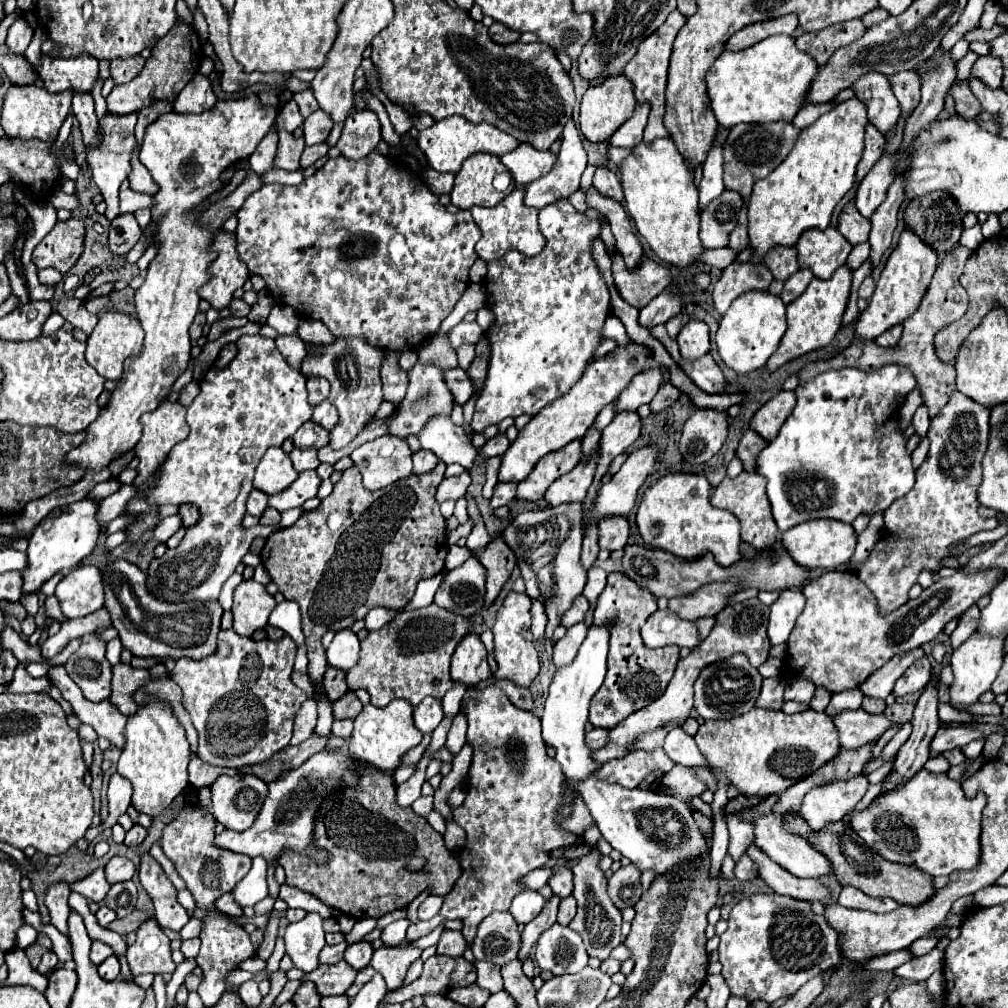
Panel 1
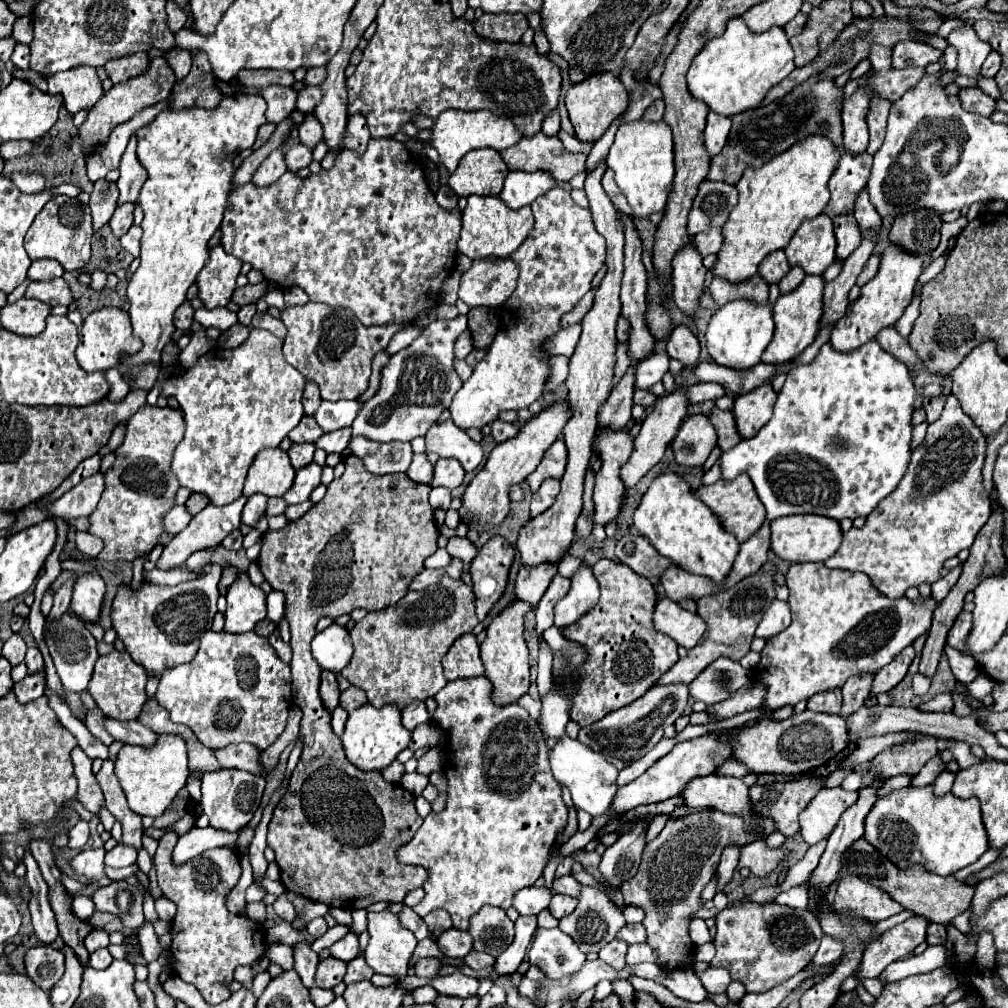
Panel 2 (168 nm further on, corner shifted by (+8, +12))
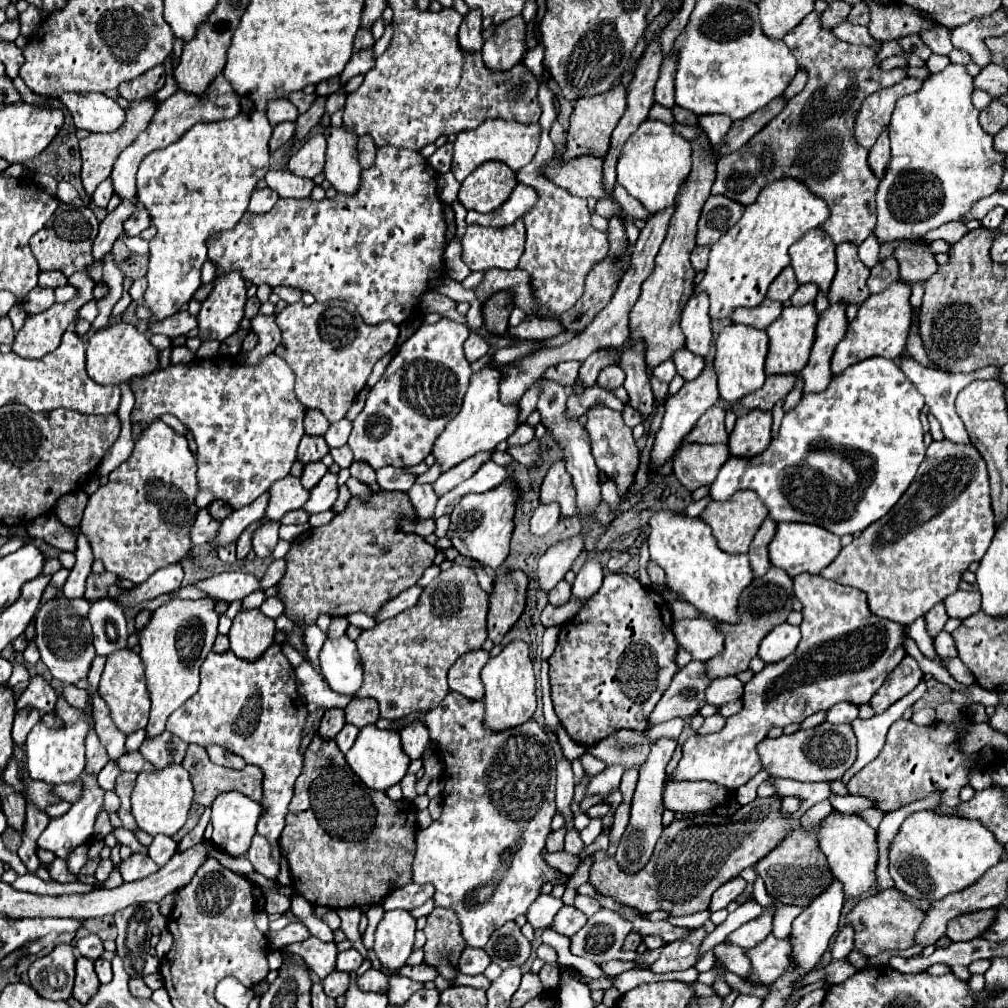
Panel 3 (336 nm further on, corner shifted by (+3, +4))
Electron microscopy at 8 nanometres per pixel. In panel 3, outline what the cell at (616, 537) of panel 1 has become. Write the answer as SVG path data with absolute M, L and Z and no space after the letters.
M603 405L589 407L585 419L587 419L585 429L591 437L591 449L593 449L597 469L603 471L609 479L613 479L617 483L619 495L623 497L627 493L627 489L633 485L635 473L637 473L637 467L639 467L639 449L635 445L631 429L623 423L621 413L617 413L613 409L607 409Z

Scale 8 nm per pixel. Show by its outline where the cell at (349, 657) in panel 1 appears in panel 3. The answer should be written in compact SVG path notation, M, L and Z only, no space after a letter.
M347 635L327 639L321 649L319 661L321 673L329 687L341 695L355 697L357 689L363 683L363 669L355 641L351 641Z

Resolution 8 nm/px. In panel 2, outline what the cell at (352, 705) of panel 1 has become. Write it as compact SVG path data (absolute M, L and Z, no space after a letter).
M352 685L352 687L348 687L346 691L340 693L340 707L346 709L348 713L354 711L354 709L358 709L364 703L366 703L366 693L360 687Z

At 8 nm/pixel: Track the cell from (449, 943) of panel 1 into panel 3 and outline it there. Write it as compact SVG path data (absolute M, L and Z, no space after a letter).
M465 947L459 961L459 971L465 975L479 975L491 965L491 957L483 949Z

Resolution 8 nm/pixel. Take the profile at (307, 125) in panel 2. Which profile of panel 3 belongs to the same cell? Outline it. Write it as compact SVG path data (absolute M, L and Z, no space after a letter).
M323 135L311 137L291 159L289 159L289 171L297 177L313 179L323 171L325 165L325 147L327 141Z

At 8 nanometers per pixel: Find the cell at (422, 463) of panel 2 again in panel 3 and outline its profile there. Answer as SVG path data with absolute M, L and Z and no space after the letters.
M413 485L413 489L407 493L411 499L411 505L415 509L415 517L419 521L425 519L435 519L435 505L437 505L437 495L433 493L433 487L427 485Z

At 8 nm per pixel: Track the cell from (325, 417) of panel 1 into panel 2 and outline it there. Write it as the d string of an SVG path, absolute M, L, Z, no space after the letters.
M322 401L314 419L324 431L336 431L352 425L354 417L362 409L362 401Z

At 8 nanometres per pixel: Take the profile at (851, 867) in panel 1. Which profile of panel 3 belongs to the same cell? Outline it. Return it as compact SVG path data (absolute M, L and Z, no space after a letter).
M985 909L985 911L961 915L957 921L949 923L947 937L951 941L971 941L971 939L983 937L989 931L991 923L995 921L995 915L997 915L995 909Z

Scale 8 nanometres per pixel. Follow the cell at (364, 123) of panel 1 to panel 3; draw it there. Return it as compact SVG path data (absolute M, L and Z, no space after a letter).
M369 135L359 137L357 151L359 151L359 163L361 163L361 167L363 169L369 169L373 165L373 161L375 161L375 151L377 151L373 139Z

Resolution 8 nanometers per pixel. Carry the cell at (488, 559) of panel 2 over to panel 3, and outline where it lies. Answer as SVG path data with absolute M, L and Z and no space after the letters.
M519 569L509 571L505 575L495 577L495 589L489 597L489 639L499 645L505 633L517 623L525 609L525 593L527 593L527 575Z

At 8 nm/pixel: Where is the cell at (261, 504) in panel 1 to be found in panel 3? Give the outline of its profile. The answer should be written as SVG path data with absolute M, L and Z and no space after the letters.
M267 521L265 525L261 525L255 535L253 535L253 551L259 559L265 559L273 553L279 537L277 537L277 531L279 531L279 523L275 521Z

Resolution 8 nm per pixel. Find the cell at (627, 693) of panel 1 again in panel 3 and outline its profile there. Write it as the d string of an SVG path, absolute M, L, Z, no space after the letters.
M609 573L601 589L581 607L577 617L569 619L561 627L557 649L549 657L549 683L555 713L575 743L589 747L619 729L647 729L651 711L677 673L677 665L673 663L673 655L677 655L677 641L671 625L671 607L661 593L641 585L627 573Z

